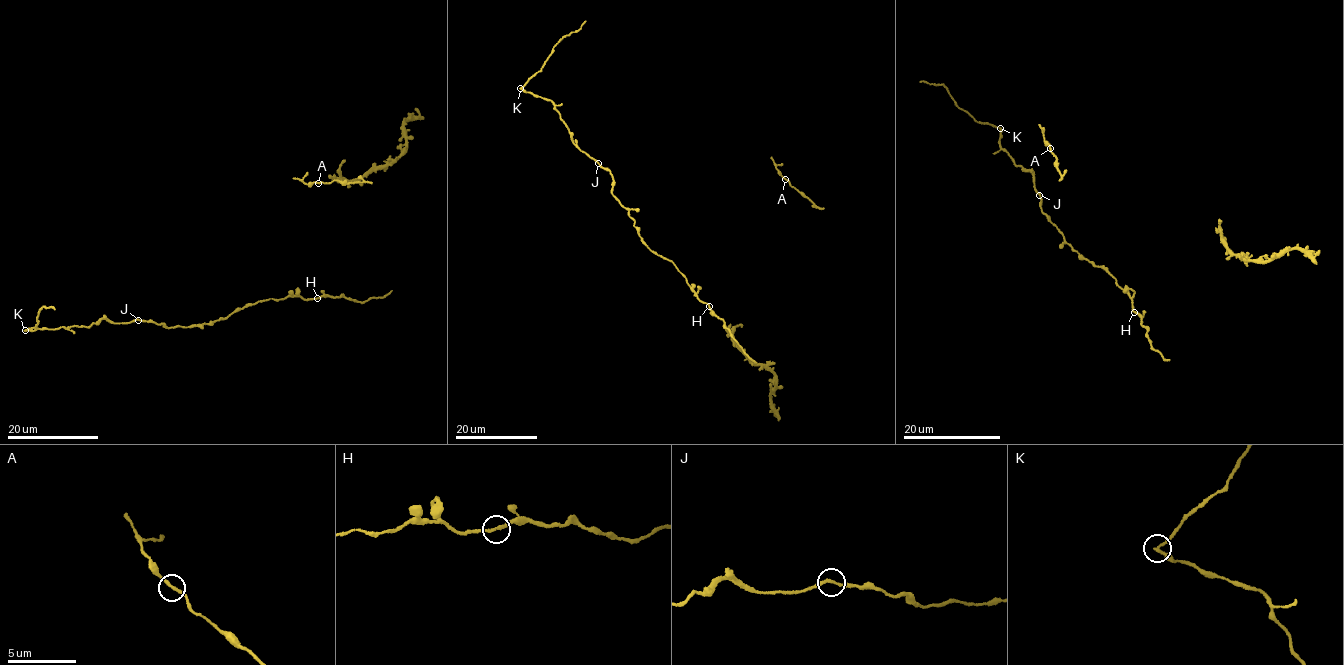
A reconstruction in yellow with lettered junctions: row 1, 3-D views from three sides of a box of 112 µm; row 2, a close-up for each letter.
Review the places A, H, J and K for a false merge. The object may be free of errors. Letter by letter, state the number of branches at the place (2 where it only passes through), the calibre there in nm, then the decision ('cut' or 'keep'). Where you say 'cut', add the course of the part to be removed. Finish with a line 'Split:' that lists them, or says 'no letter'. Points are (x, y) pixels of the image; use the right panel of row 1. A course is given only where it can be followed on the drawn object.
A: 2 branches meet; 200 nm thick; keep
H: 2 branches meet; 200 nm thick; keep
J: 2 branches meet; 200 nm thick; keep
K: 2 branches meet; 200 nm thick; cut; foreign part runs (1000, 127), (974, 119), (958, 107), (943, 84), (919, 82)
Split: K

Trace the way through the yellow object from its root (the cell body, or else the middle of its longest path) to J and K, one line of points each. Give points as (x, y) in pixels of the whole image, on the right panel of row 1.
J: (1136, 313), (1131, 297), (1106, 267), (1096, 267), (1066, 243), (1043, 214), (1039, 195)
K: (1136, 313), (1131, 297), (1108, 269), (1082, 258), (1043, 214), (1033, 173), (1016, 166), (1001, 147), (1000, 127)

